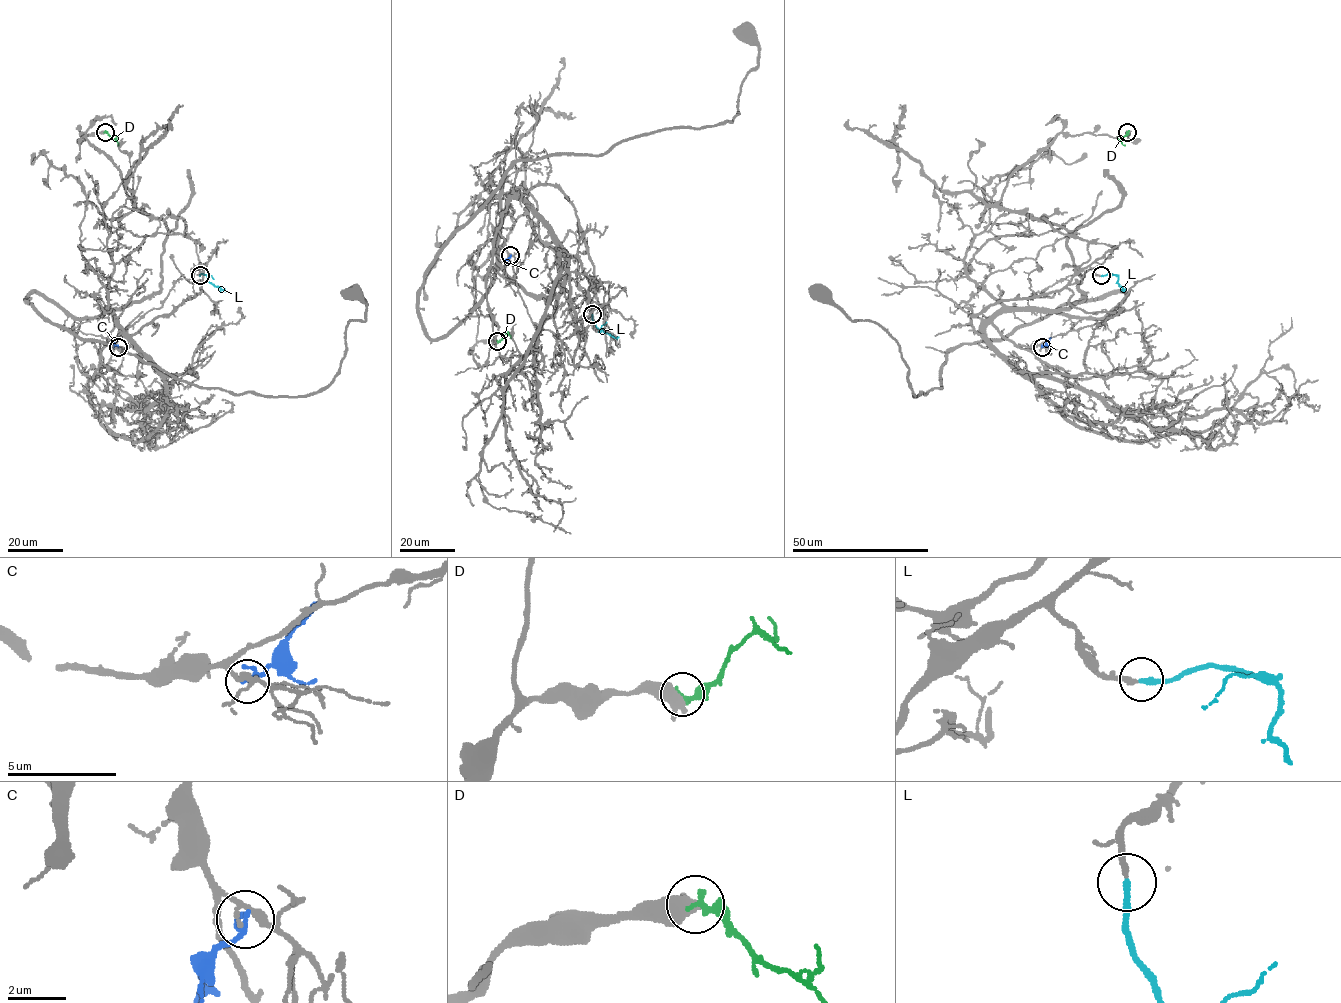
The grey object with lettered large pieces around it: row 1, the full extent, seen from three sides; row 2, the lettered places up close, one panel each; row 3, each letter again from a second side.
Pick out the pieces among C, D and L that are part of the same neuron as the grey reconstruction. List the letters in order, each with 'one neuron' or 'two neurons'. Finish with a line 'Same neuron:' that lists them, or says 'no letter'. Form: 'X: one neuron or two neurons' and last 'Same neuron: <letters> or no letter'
C: one neuron
D: two neurons
L: one neuron
Same neuron: C, L

